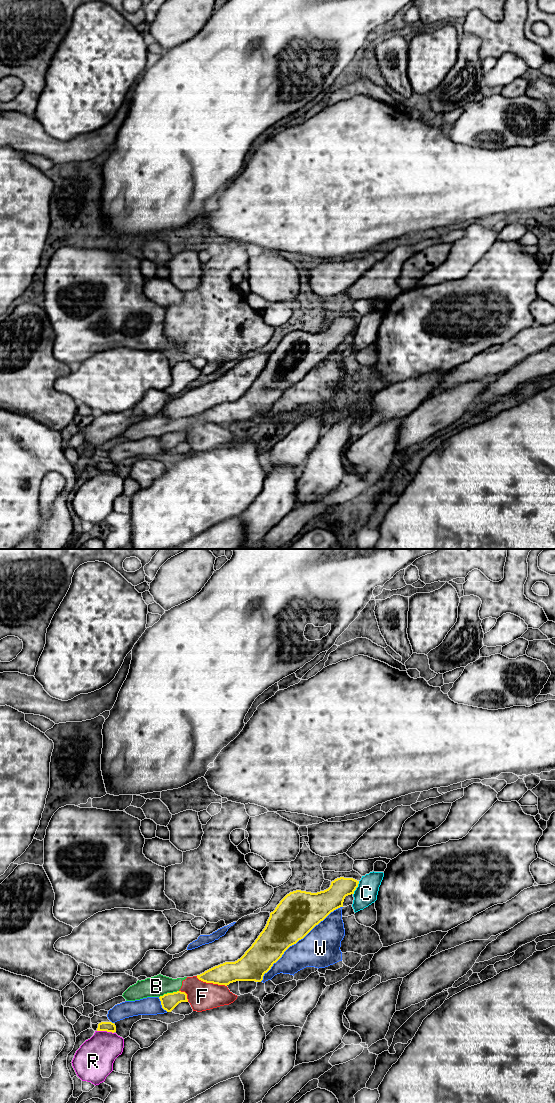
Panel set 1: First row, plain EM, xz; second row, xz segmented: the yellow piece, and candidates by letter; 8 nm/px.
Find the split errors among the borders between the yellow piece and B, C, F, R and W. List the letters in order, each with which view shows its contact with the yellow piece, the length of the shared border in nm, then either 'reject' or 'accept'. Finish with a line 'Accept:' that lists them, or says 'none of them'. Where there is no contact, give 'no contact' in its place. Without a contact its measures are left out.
B: xz | 170 nm | reject
C: xz | 120 nm | reject
F: xz | 260 nm | reject
R: xz | 140 nm | reject
W: xz | 900 nm | reject
Accept: none of them

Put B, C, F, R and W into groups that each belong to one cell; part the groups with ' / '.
B F / C / R / W

